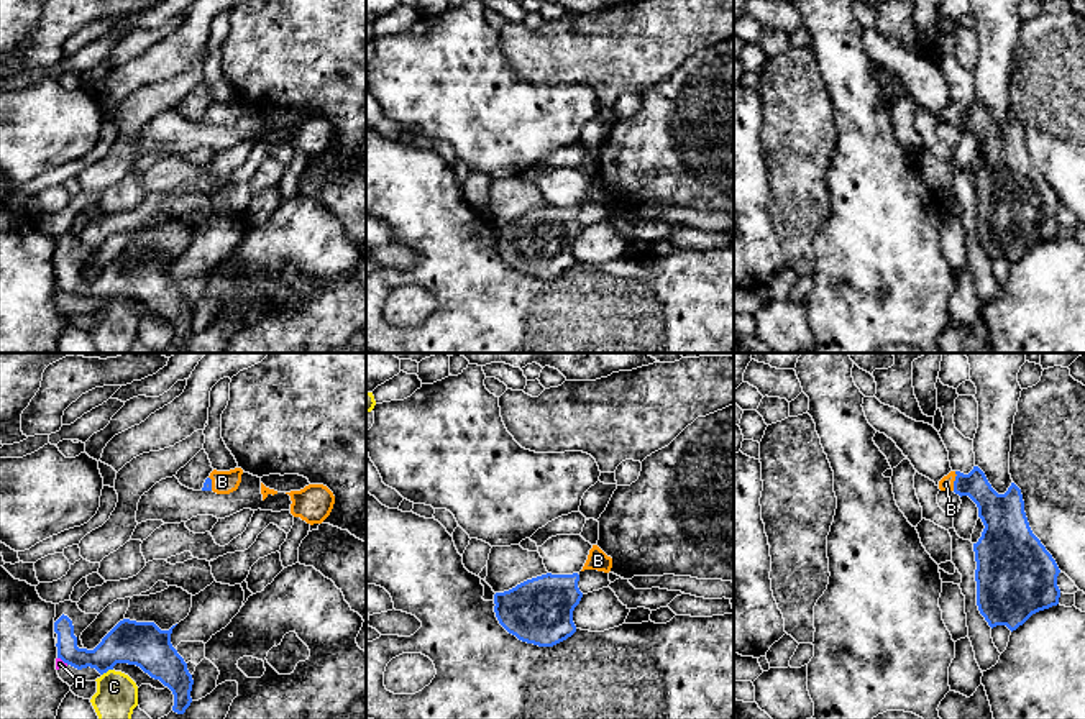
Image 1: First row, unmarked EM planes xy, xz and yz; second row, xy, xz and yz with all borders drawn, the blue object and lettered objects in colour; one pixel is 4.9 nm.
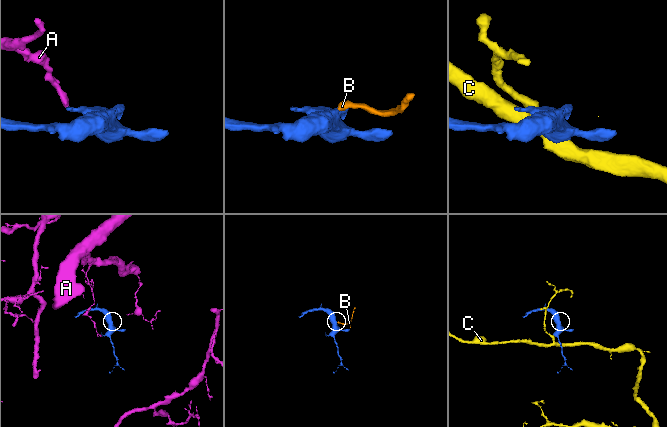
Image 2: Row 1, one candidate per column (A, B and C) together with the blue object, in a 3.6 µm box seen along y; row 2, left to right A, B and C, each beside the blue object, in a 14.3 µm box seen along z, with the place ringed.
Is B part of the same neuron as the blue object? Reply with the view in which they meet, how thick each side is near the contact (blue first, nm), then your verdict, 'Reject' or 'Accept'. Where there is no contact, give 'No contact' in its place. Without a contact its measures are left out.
Touches blue in yz. Thickness 160 nm (blue) against 70 nm. Accept

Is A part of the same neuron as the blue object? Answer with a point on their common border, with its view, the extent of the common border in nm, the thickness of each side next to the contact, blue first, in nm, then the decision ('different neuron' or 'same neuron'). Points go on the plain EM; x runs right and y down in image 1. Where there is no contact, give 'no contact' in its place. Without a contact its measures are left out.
contact xy (63, 293); length 70 nm; calibres 140 and 50 nm; same neuron

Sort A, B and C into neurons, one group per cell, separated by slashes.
A B / C

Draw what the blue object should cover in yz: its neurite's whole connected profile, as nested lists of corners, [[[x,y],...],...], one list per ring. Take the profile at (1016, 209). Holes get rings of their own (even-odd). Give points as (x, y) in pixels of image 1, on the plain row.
[[[973,98],[968,107],[950,103],[939,121],[968,128],[978,140],[985,161],[973,176],[977,238],[991,261],[1006,258],[1013,264],[1032,246],[1059,236],[1060,202],[1032,166],[1014,115],[998,126]]]

